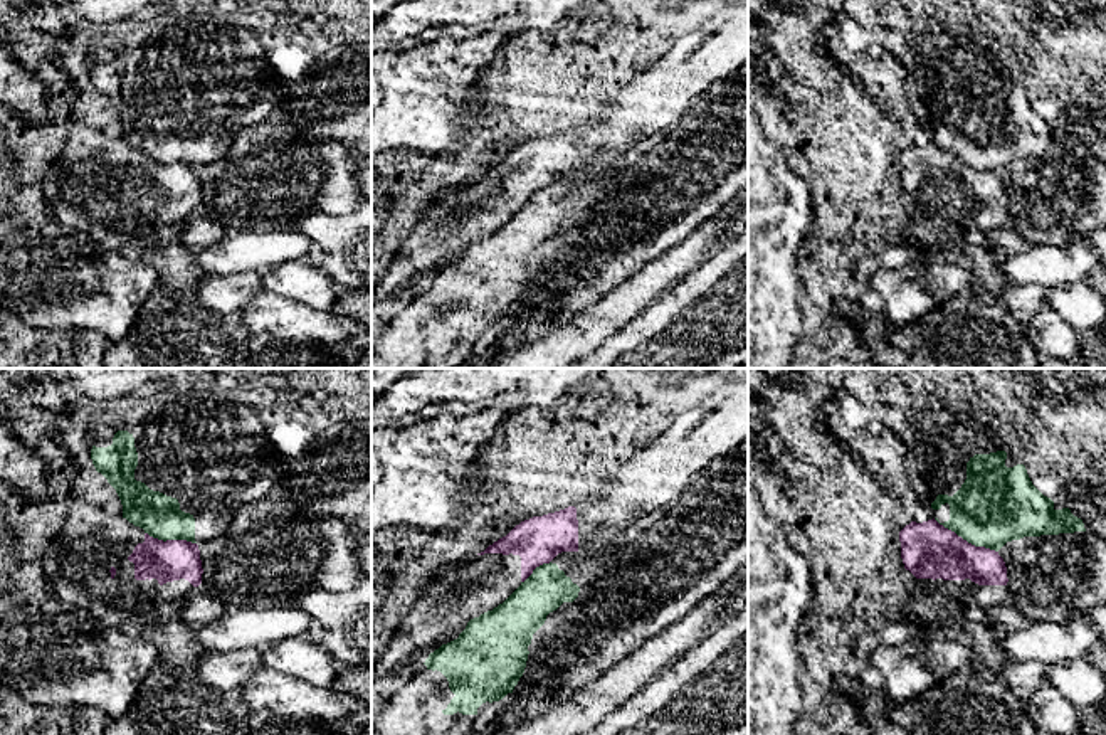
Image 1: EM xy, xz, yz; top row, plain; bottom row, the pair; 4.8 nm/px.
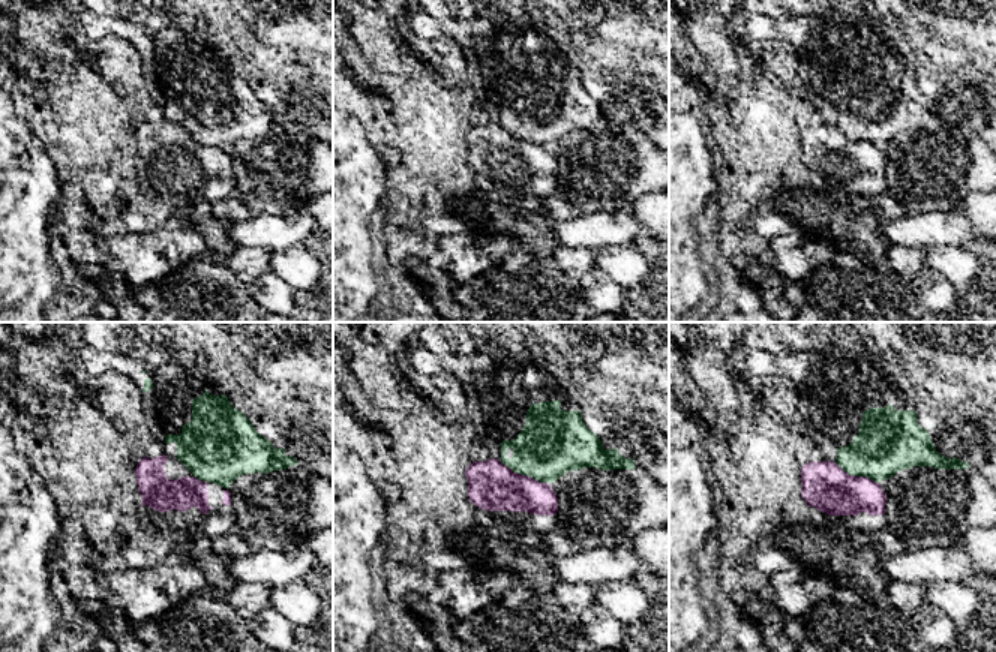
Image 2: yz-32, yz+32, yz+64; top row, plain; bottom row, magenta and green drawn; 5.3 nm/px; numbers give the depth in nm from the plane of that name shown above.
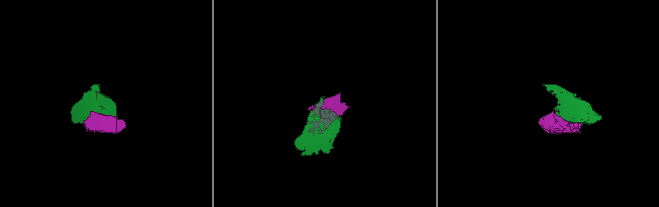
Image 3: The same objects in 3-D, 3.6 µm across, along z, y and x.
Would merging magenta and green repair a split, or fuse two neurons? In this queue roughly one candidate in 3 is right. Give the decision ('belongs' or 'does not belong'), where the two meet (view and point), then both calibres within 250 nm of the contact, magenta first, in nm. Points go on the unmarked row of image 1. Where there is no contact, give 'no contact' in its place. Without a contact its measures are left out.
does not belong | yz (965, 163) | 260/360 nm

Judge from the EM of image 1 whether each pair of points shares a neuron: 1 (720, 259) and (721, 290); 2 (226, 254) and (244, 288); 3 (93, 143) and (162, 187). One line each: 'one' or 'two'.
1: one
2: two
3: one

